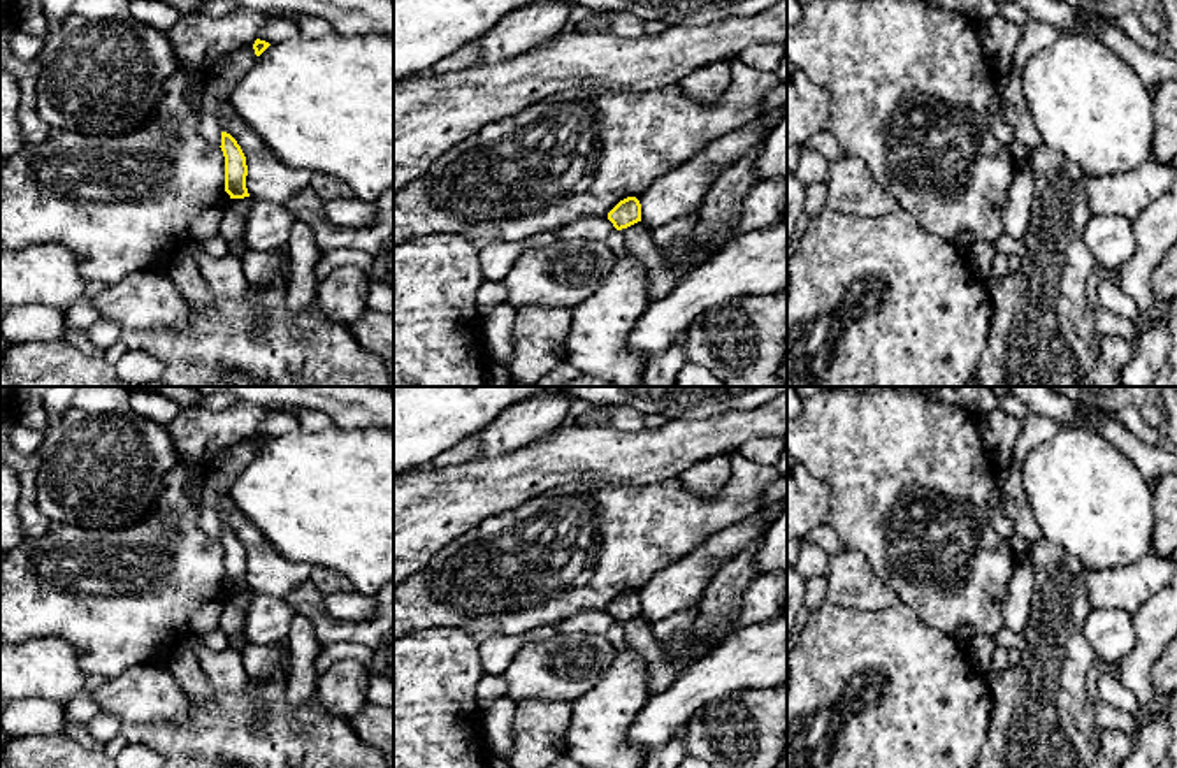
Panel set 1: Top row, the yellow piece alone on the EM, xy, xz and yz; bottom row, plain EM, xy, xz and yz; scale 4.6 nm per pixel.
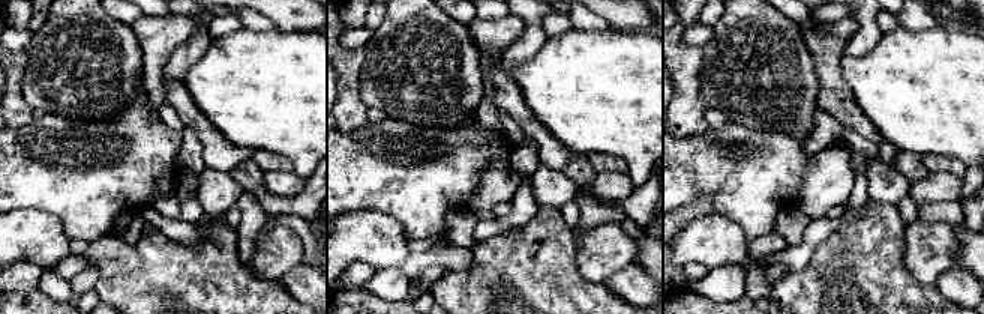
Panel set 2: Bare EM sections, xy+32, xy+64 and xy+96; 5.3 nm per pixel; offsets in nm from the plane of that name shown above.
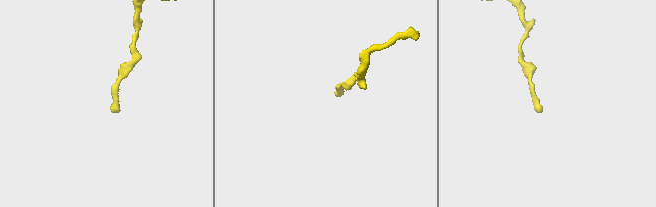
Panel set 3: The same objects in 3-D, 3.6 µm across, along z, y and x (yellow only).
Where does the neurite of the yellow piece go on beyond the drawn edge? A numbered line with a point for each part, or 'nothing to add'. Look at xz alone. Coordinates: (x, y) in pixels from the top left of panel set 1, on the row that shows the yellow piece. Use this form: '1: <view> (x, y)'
nothing to add

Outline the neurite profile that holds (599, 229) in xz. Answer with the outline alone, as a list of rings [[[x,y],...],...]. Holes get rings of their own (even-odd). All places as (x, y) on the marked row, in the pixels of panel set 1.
[[[585,218],[580,221],[573,221],[559,230],[559,239],[596,239],[611,244],[611,234],[617,228],[613,223],[604,218]]]

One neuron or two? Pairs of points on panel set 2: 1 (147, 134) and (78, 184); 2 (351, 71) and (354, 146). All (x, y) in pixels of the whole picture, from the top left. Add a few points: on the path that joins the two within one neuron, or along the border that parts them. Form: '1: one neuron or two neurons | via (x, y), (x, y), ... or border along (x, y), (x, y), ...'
1: one neuron | via (131, 153), (119, 169), (98, 172)
2: two neurons | border along (369, 123), (342, 132)

